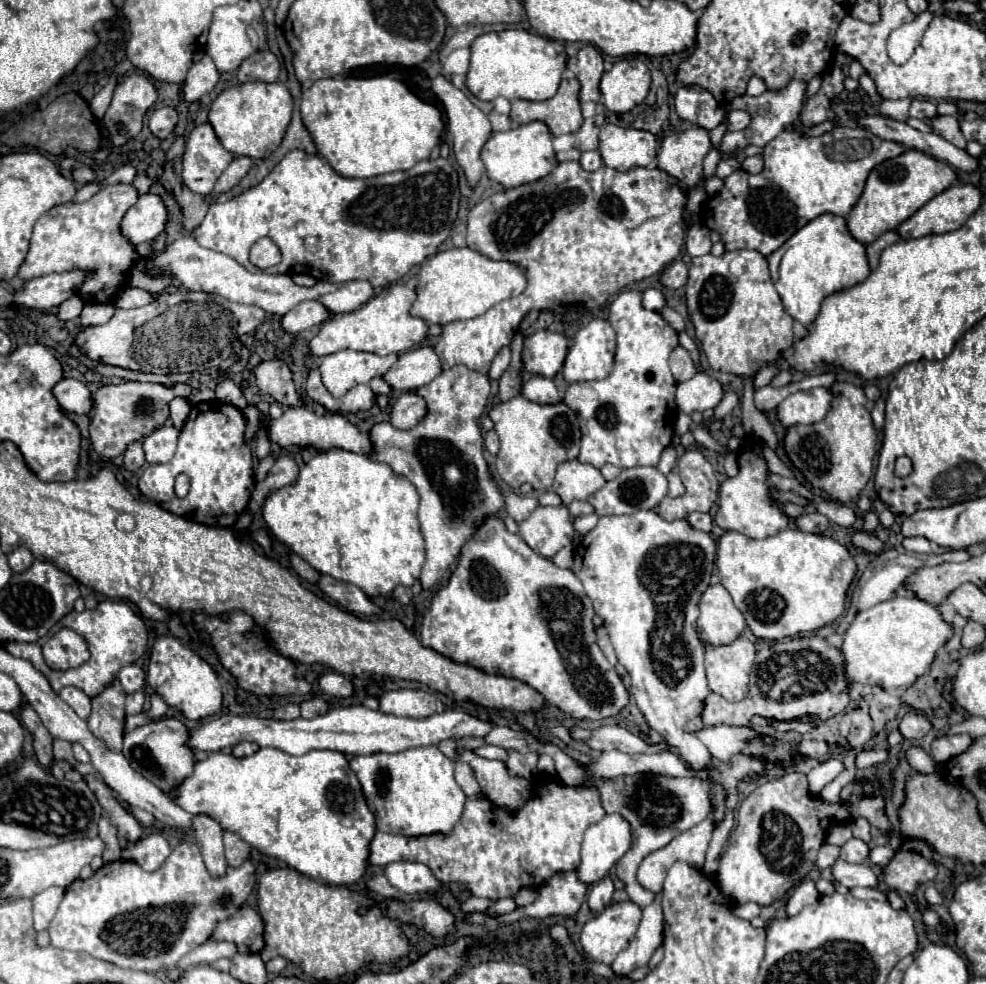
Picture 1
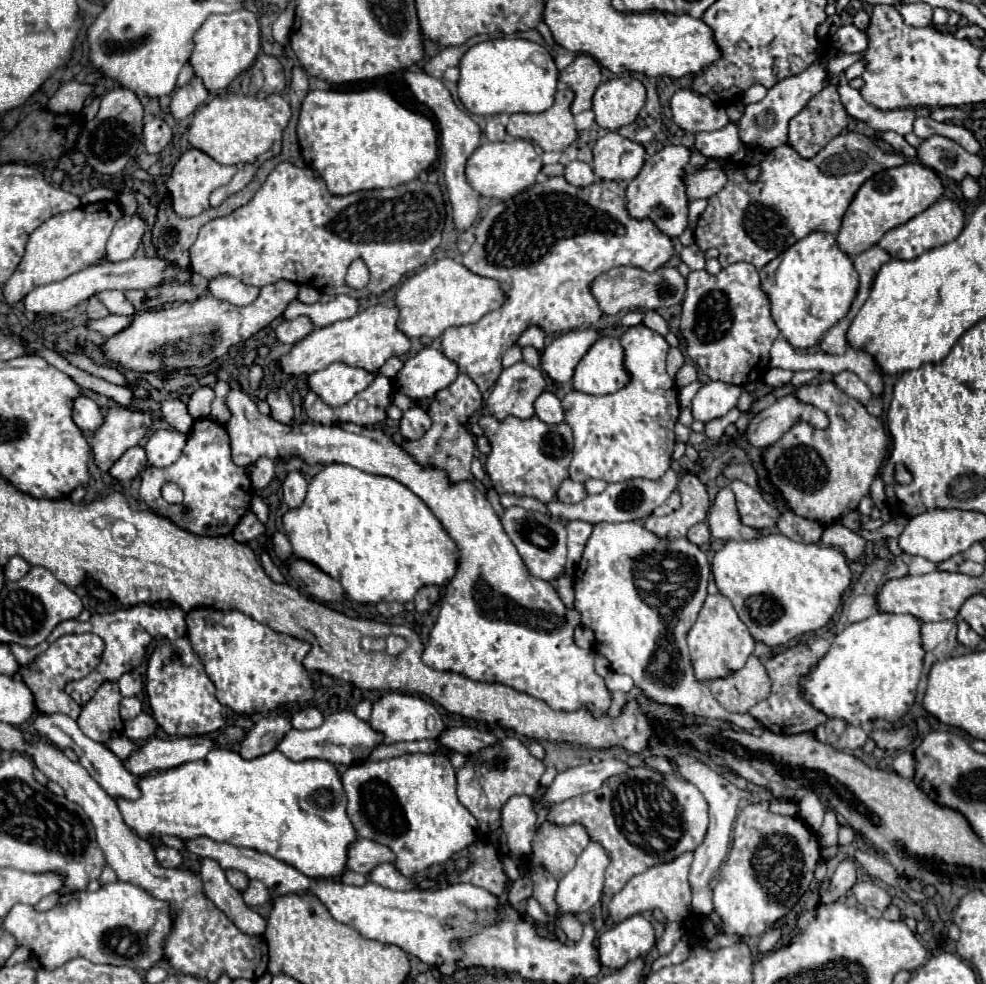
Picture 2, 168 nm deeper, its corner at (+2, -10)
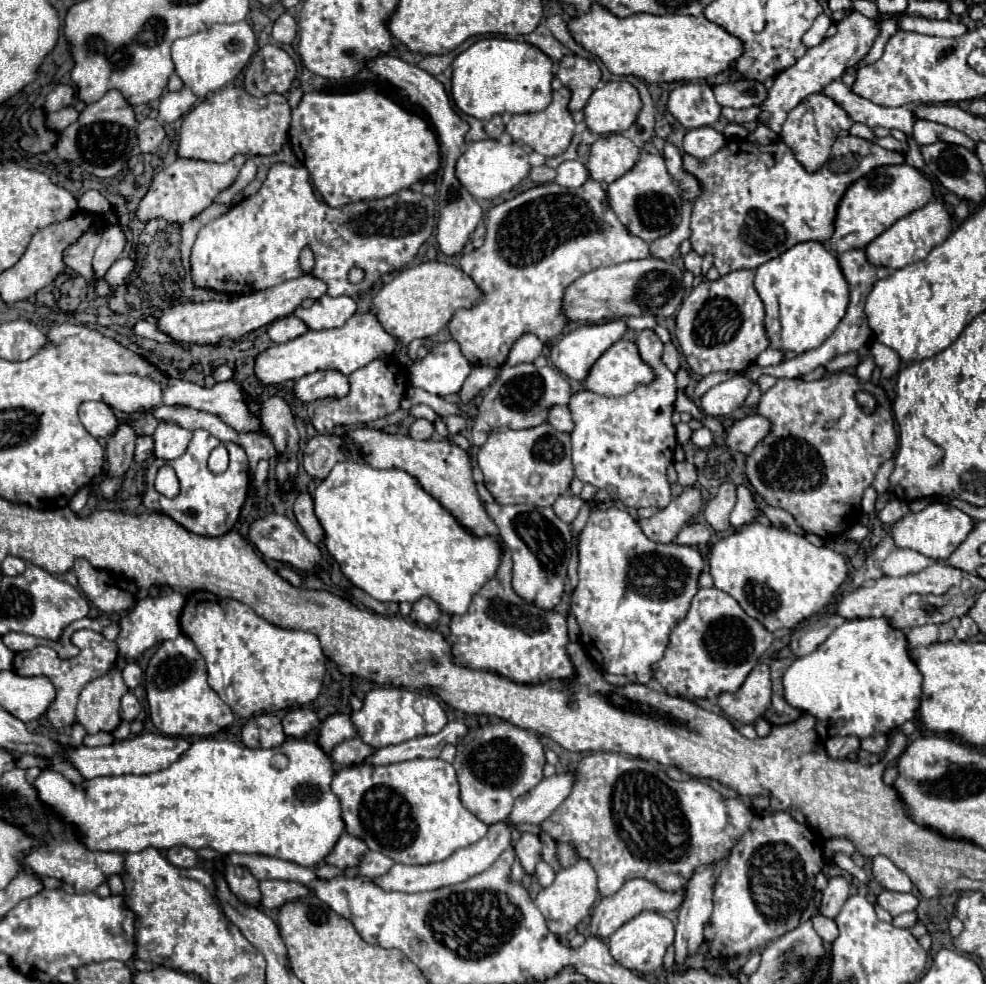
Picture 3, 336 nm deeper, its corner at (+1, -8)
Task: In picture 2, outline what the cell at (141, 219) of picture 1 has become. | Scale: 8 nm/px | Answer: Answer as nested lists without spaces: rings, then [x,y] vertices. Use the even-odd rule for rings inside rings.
[[[137,214],[123,216],[115,224],[115,228],[113,228],[113,232],[111,232],[109,240],[107,240],[105,260],[121,262],[121,260],[131,258],[137,252],[145,230],[147,230],[147,224],[145,224],[145,220],[141,216],[137,216]]]

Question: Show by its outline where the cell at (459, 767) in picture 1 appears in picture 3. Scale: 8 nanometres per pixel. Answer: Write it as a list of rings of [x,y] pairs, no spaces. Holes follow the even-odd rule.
[[[500,722],[472,728],[456,748],[458,754],[454,758],[454,768],[460,782],[460,800],[488,826],[506,820],[514,800],[532,790],[544,778],[542,768],[546,760],[538,736],[514,724]]]

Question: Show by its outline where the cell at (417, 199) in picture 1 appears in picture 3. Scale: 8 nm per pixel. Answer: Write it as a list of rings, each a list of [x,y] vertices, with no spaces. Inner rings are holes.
[[[278,162],[270,168],[262,188],[254,196],[244,198],[198,232],[192,246],[190,270],[196,286],[240,296],[304,276],[306,272],[300,268],[298,256],[304,246],[310,246],[316,258],[310,274],[328,284],[328,294],[356,296],[370,290],[384,274],[398,272],[410,264],[434,228],[436,204],[422,192],[404,188],[386,198],[332,208],[316,196],[304,166],[296,168]],[[352,266],[366,272],[360,284],[346,280]]]

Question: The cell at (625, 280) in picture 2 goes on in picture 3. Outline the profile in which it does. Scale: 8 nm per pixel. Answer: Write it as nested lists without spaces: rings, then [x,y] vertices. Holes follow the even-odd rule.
[[[644,258],[622,262],[606,268],[596,268],[582,278],[578,278],[564,294],[564,314],[572,322],[592,322],[616,320],[626,316],[672,316],[682,304],[686,294],[682,282],[682,270],[660,258]]]

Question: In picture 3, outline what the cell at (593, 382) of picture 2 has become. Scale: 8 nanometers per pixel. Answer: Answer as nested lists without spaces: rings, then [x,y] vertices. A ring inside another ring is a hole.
[[[618,340],[592,364],[588,378],[584,380],[584,386],[602,396],[622,396],[632,392],[638,384],[650,384],[652,380],[654,372],[640,360],[636,344],[632,340]]]

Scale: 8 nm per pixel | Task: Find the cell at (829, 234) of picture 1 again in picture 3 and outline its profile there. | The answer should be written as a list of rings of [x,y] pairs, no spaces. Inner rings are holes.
[[[800,242],[786,250],[782,256],[764,264],[766,280],[768,266],[772,270],[772,286],[780,306],[780,324],[782,338],[780,348],[802,354],[806,350],[818,348],[838,326],[838,322],[846,314],[846,306],[850,300],[848,282],[840,270],[838,258],[832,250],[828,250],[822,242]]]

